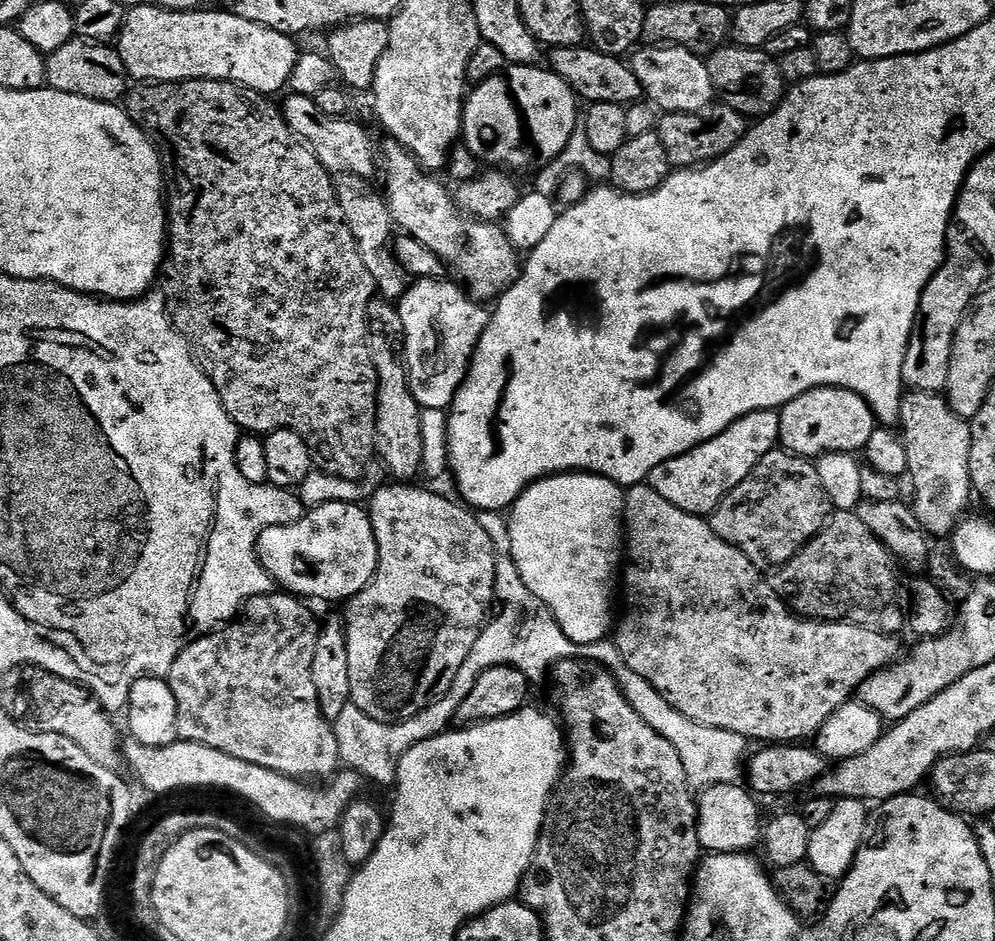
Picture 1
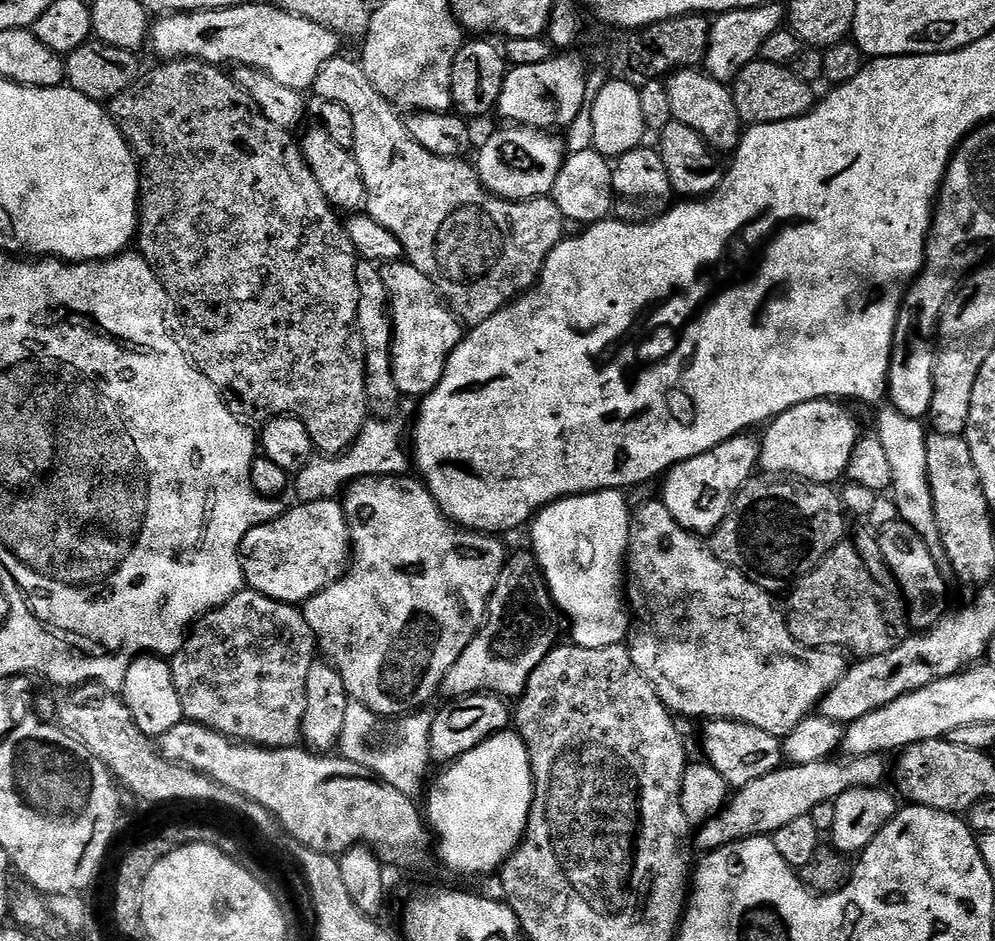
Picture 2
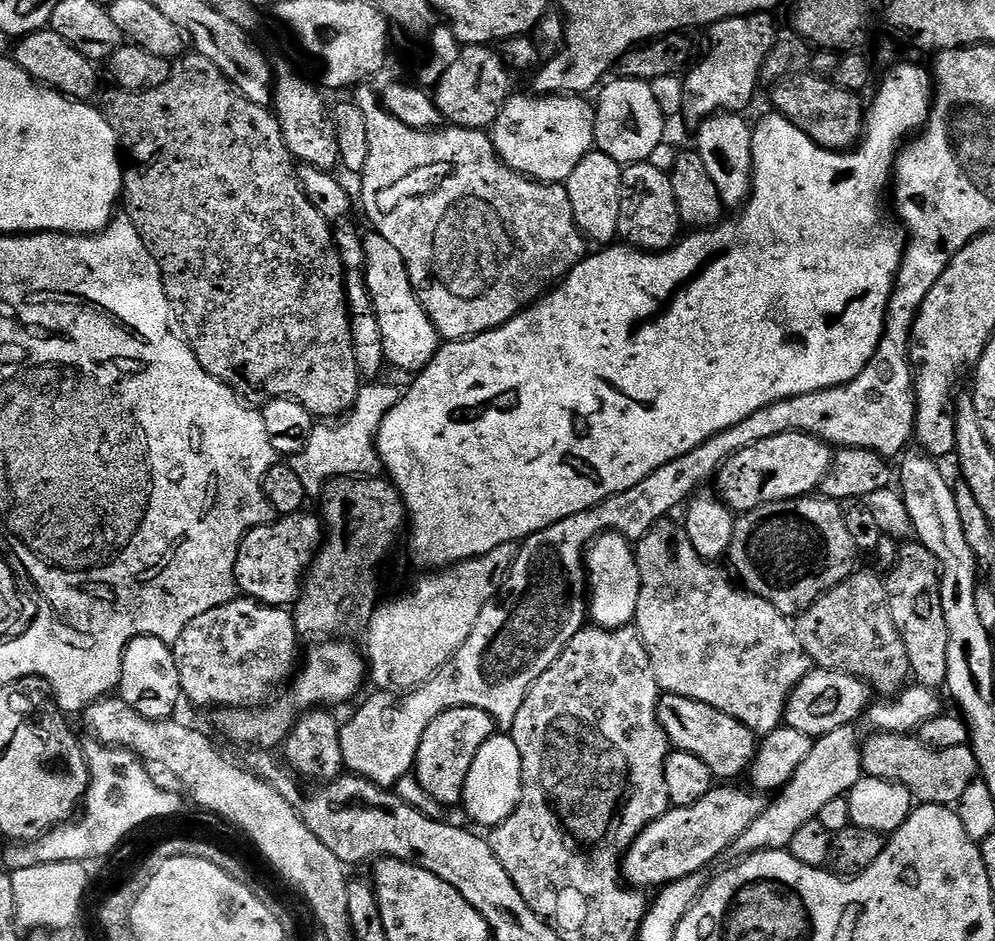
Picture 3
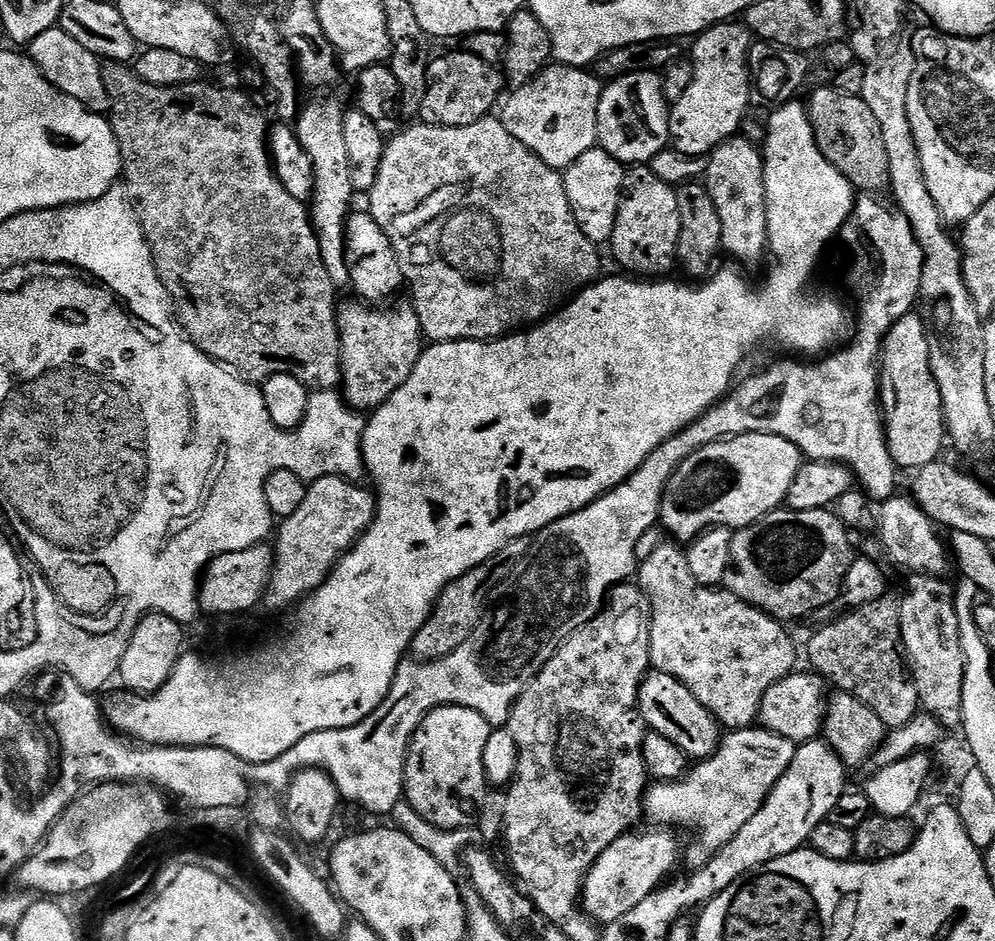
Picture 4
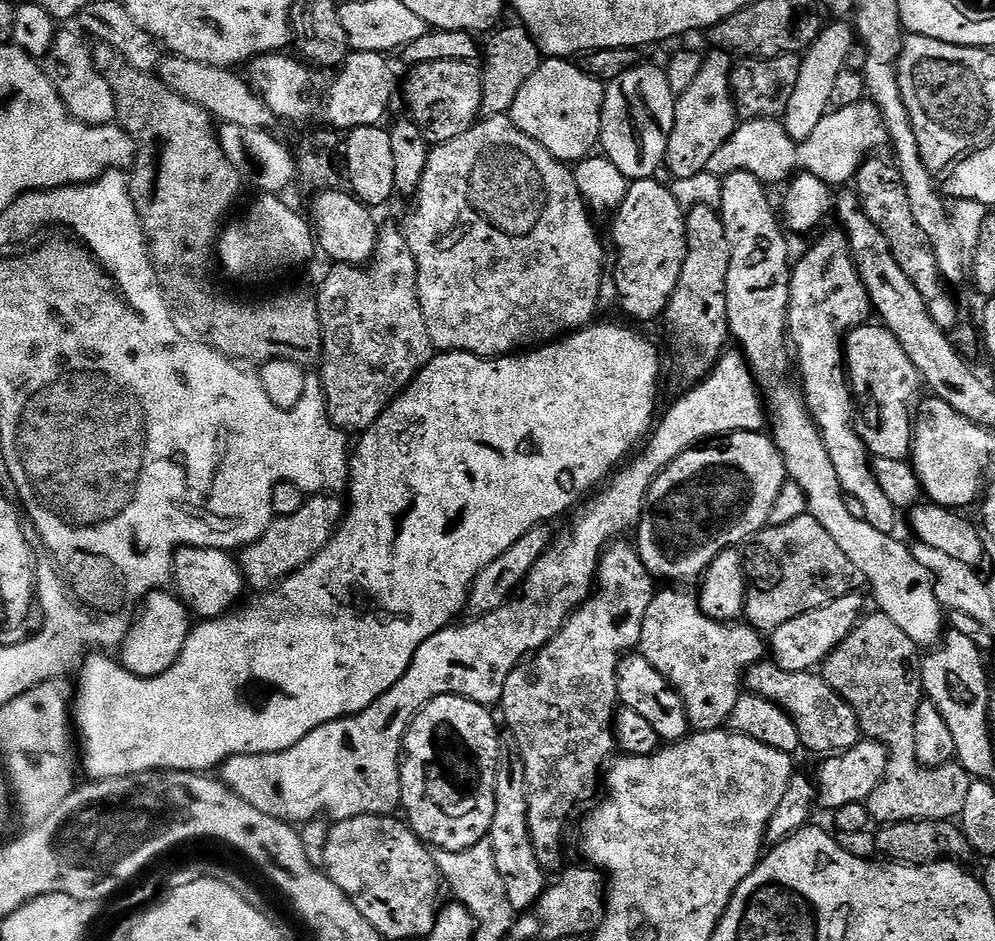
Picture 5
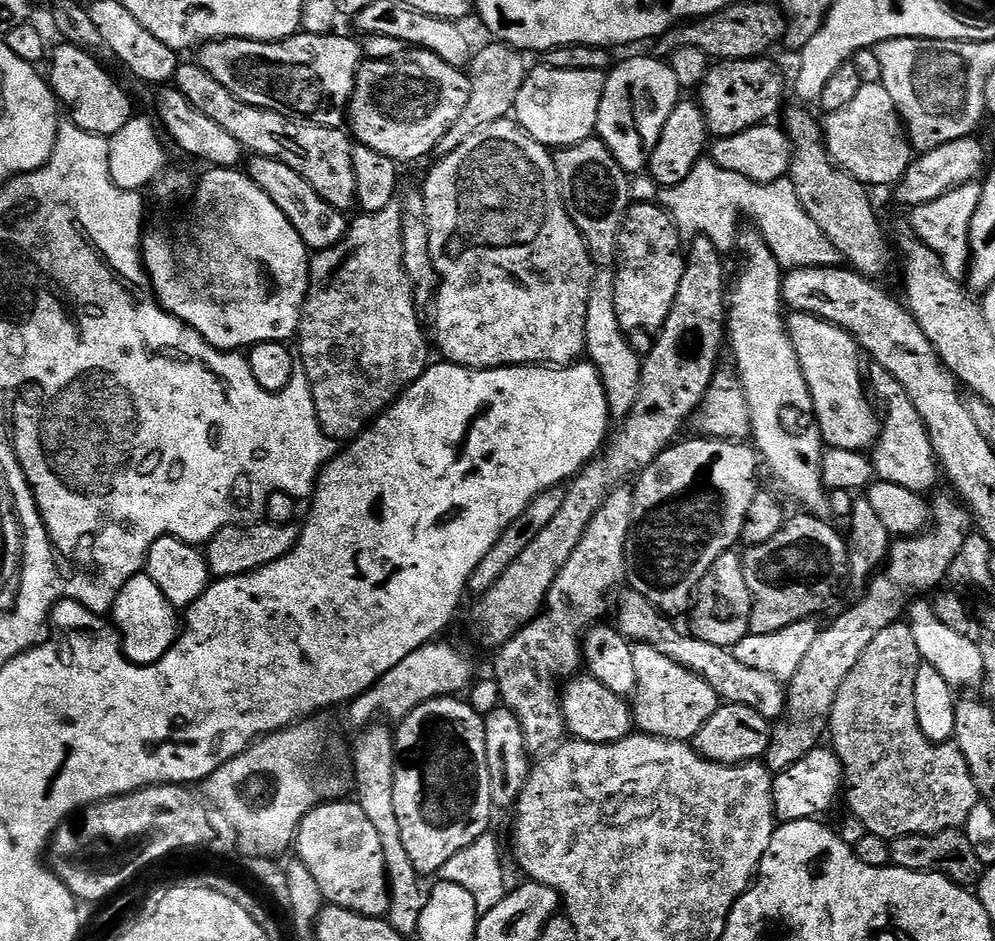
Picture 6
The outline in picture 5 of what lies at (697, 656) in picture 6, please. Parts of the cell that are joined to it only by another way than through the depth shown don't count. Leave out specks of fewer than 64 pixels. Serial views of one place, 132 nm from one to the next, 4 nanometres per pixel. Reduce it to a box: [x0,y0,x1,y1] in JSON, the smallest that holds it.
[743,658,862,757]

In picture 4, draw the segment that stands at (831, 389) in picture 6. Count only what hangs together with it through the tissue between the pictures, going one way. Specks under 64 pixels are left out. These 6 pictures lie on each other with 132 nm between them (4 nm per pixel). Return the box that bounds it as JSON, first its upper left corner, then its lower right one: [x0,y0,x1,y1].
[880,314,946,470]

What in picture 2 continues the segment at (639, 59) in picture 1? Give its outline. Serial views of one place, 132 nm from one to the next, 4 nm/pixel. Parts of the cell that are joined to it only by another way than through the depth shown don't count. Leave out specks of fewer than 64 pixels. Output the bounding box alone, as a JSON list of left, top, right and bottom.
[667,68,742,154]

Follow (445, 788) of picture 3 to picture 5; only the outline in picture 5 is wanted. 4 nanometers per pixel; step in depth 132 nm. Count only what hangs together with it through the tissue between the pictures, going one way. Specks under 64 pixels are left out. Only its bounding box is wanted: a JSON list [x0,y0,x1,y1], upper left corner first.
[400,696,502,852]

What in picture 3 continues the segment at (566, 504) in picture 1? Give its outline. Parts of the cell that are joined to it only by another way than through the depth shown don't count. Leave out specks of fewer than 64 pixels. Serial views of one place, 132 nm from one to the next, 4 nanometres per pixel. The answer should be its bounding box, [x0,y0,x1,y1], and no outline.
[586,532,640,628]

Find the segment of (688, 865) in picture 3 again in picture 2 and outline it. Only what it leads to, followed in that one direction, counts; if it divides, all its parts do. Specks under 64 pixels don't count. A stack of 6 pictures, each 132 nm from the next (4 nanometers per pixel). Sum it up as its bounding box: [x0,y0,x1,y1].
[694,756,890,853]

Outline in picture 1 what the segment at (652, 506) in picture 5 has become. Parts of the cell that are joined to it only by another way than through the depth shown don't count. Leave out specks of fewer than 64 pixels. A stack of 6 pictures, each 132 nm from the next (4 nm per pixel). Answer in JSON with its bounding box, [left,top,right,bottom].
[779,388,878,458]

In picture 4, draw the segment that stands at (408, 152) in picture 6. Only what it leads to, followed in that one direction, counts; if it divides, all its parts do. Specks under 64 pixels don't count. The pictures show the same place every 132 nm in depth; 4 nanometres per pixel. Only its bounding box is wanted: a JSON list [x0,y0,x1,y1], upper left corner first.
[419,50,506,128]

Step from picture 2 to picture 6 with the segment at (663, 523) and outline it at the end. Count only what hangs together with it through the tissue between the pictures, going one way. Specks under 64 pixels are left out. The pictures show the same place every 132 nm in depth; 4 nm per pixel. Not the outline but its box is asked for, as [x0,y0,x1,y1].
[634,647,722,741]

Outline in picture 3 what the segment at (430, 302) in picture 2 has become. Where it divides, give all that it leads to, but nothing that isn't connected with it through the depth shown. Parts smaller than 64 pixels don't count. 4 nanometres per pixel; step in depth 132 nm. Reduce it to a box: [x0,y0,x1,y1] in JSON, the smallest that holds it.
[364,230,442,374]

